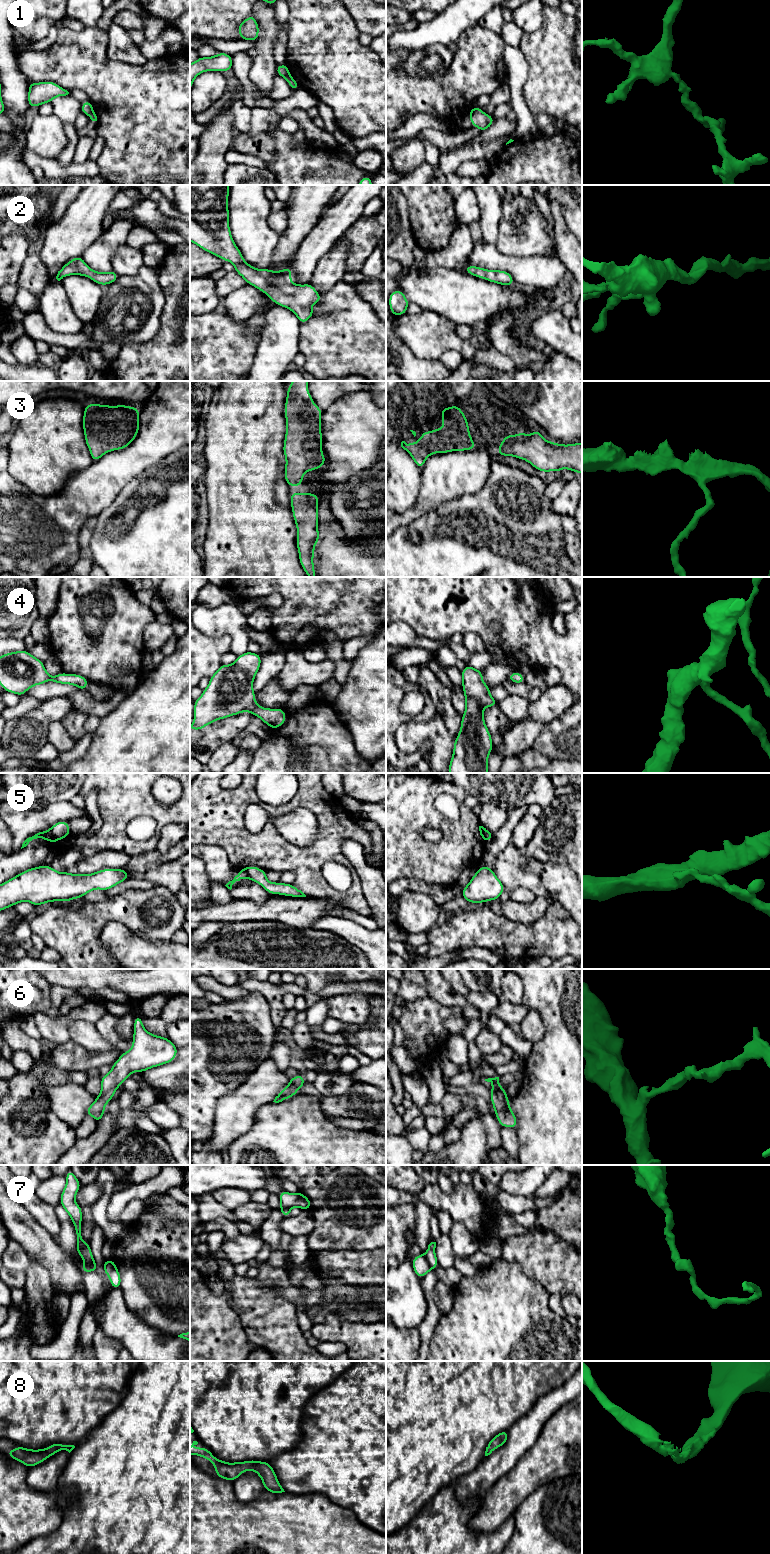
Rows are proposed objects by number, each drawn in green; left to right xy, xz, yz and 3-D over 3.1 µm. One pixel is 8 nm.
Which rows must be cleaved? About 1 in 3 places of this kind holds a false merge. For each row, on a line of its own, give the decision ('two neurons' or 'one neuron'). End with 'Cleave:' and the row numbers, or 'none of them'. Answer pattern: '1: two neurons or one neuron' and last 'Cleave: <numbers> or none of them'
1: two neurons
2: one neuron
3: one neuron
4: one neuron
5: two neurons
6: one neuron
7: two neurons
8: one neuron
Cleave: 1, 5, 7

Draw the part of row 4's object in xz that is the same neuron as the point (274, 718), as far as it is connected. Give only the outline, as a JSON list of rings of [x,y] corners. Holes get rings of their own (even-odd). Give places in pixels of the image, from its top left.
[[[247,651],[238,655],[231,665],[221,664],[202,695],[194,701],[194,721],[190,730],[200,731],[214,721],[243,711],[256,715],[273,730],[286,722],[282,708],[263,708],[255,700],[253,681],[261,666],[261,656]]]

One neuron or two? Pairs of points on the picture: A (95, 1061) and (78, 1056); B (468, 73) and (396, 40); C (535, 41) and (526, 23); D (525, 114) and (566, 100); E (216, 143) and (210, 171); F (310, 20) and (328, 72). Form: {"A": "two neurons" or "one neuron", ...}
{"A": "one neuron", "B": "two neurons", "C": "two neurons", "D": "two neurons", "E": "one neuron", "F": "one neuron"}

